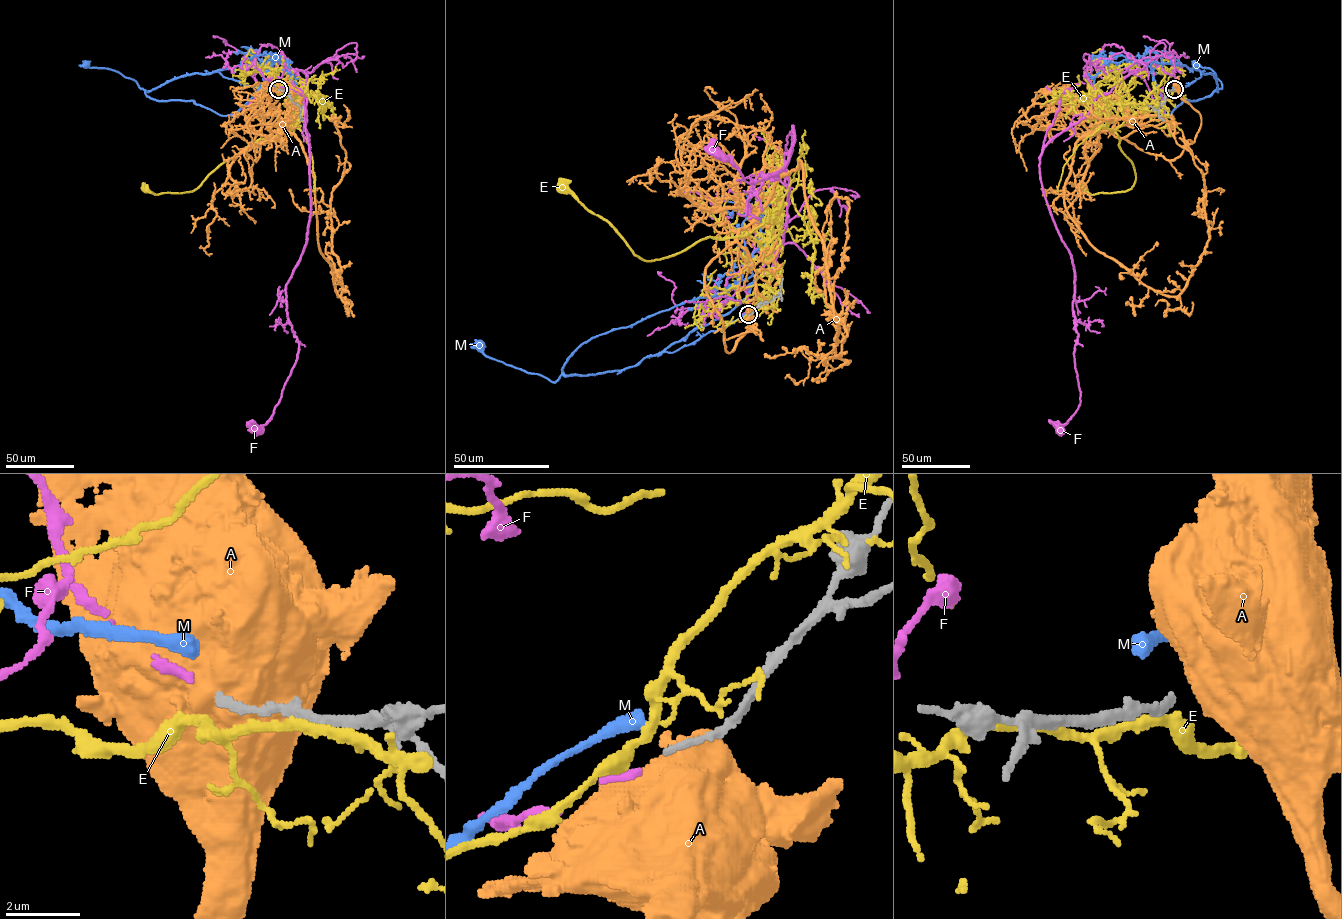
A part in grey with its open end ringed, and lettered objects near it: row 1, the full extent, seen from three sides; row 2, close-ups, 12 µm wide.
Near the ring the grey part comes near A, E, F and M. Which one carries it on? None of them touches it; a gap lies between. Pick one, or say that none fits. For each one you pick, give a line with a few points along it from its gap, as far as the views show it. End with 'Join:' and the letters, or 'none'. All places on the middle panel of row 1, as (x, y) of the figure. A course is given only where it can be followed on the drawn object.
F: course (747, 315), (745, 290), (783, 240), (793, 126), (789, 158), (759, 175), (774, 179), (748, 183), (717, 155)
Join: F

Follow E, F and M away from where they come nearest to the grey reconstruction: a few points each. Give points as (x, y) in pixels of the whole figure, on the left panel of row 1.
E: (277, 90), (289, 89), (299, 110), (275, 135), (256, 140), (222, 163), (193, 191), (154, 194), (144, 189)
F: (277, 88), (271, 78), (281, 60), (305, 92), (310, 218), (286, 286), (297, 357), (273, 415), (256, 430)
M: (277, 88), (247, 86), (214, 72), (182, 75), (146, 91), (115, 71), (85, 64)

